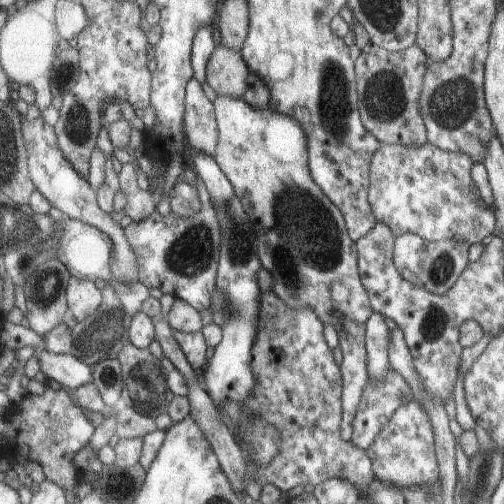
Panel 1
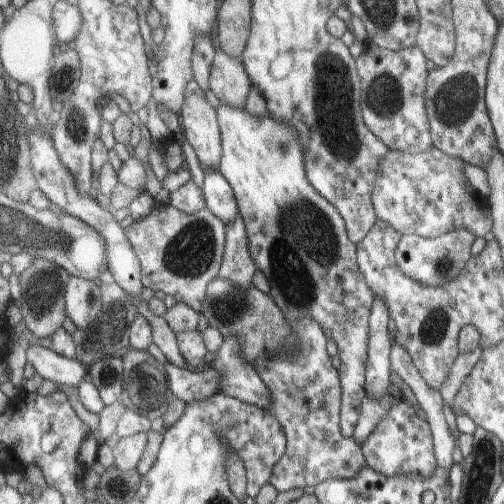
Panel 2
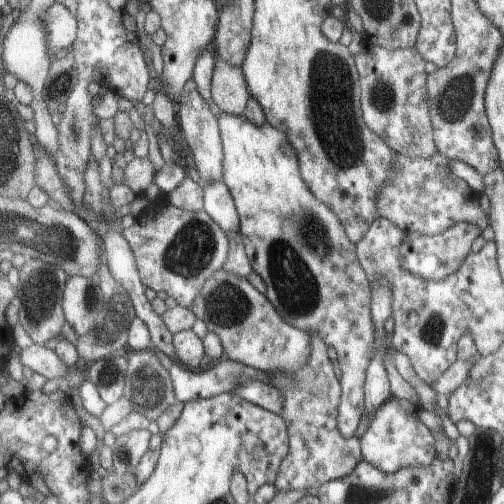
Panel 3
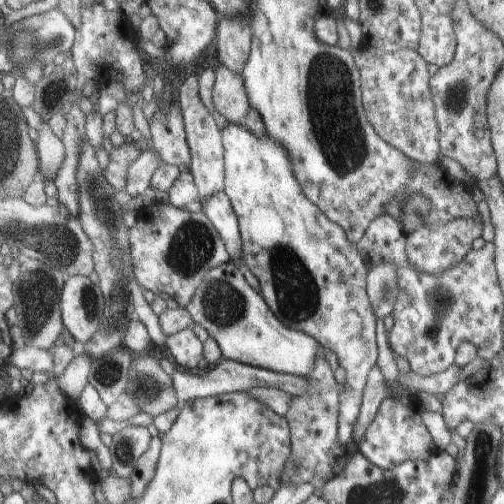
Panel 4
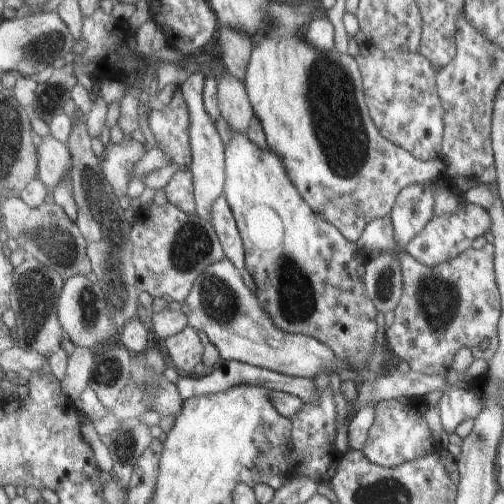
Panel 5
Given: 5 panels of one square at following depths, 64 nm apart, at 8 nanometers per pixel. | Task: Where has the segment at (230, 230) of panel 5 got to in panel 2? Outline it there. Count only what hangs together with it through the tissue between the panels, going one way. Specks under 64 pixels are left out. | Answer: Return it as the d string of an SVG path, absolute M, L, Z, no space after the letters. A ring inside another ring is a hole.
M203 168L203 196L205 196L205 208L209 208L217 218L221 218L225 224L233 222L237 216L237 200L231 184L219 170L207 170Z

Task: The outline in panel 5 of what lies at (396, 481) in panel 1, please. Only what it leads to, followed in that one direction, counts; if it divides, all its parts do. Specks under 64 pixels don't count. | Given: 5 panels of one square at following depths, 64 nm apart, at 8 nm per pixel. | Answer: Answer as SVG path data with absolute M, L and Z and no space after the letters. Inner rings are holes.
M393 398L375 404L375 420L369 428L367 442L363 446L363 454L377 466L395 468L405 462L423 458L437 450L437 442L431 438L427 422L419 408L409 402L409 398Z

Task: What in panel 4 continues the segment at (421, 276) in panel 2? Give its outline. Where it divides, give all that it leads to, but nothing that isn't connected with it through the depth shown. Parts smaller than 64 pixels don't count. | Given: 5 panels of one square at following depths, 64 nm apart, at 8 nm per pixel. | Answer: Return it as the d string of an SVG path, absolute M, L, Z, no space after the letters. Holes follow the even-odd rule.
M479 214L477 218L459 218L459 220L451 220L449 224L443 224L439 228L417 228L415 232L407 234L407 244L405 244L405 256L409 260L409 264L413 264L413 268L417 268L417 272L427 272L433 276L439 276L443 272L447 272L449 268L457 266L465 254L471 252L473 242L477 238L481 238L481 230L483 230L483 214Z

